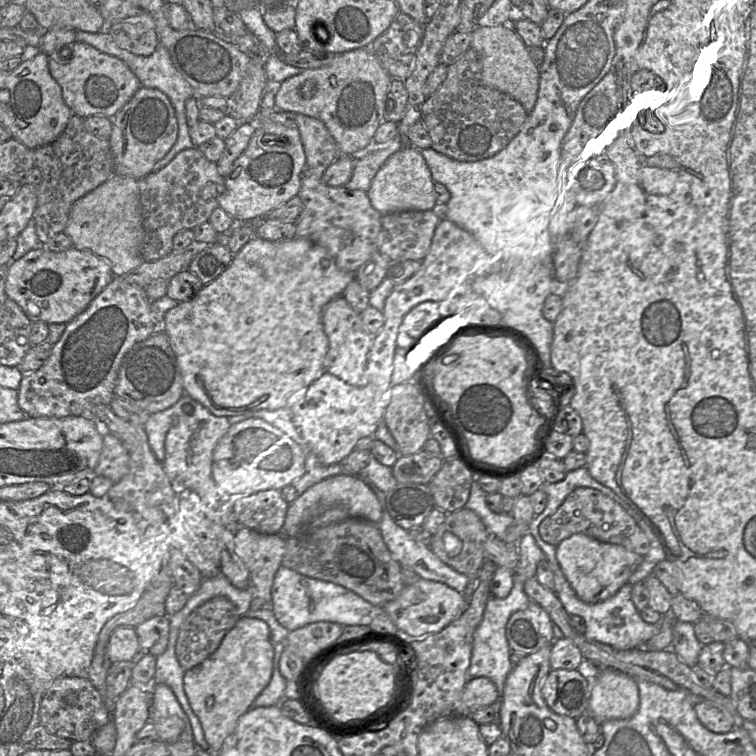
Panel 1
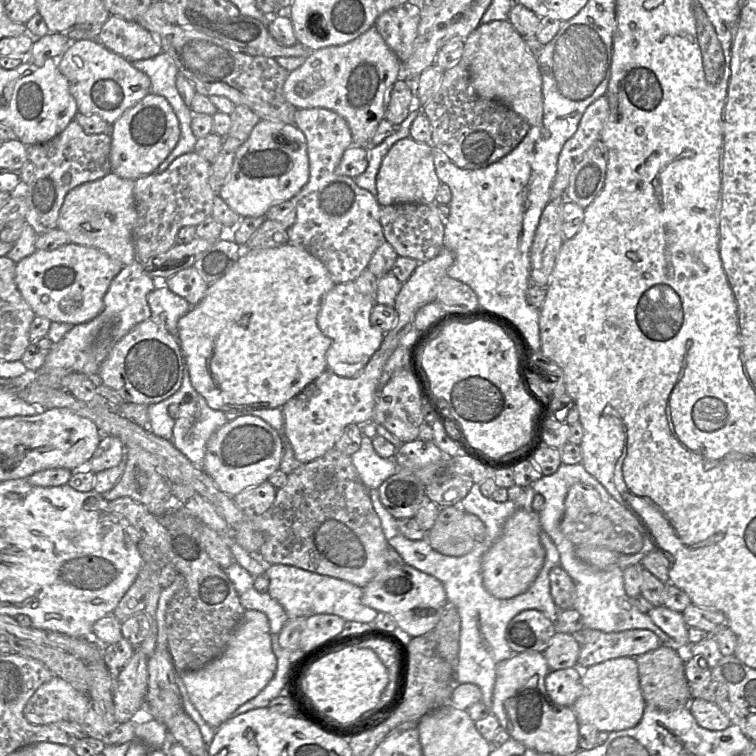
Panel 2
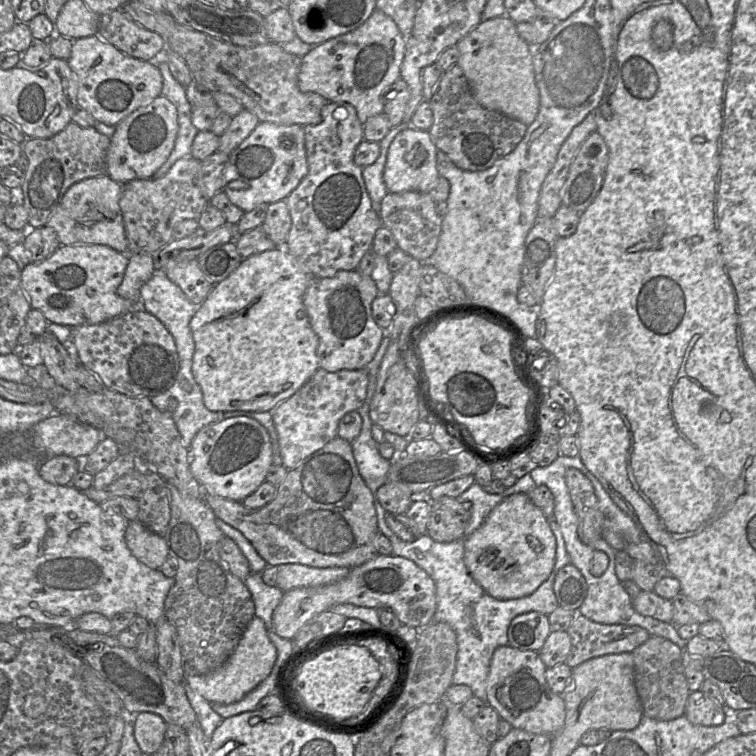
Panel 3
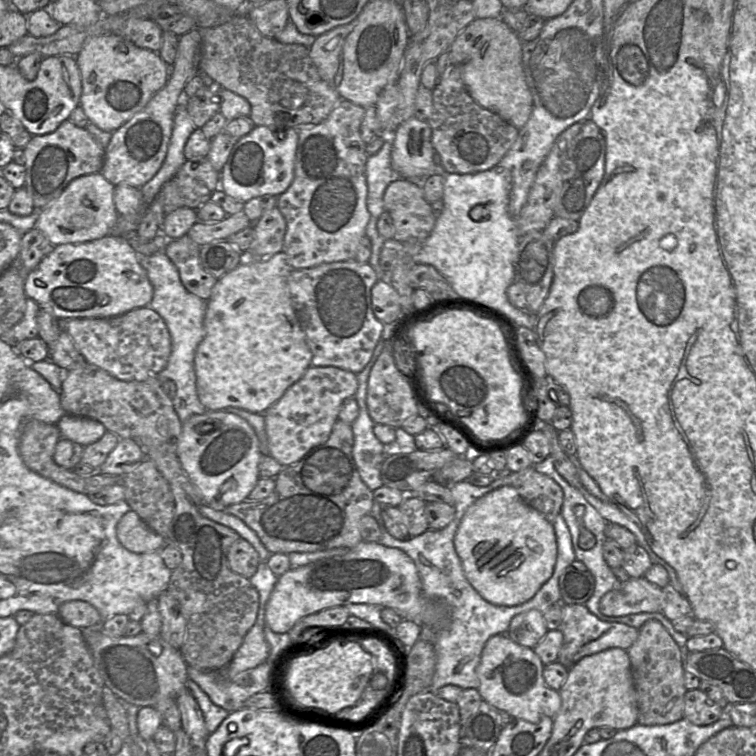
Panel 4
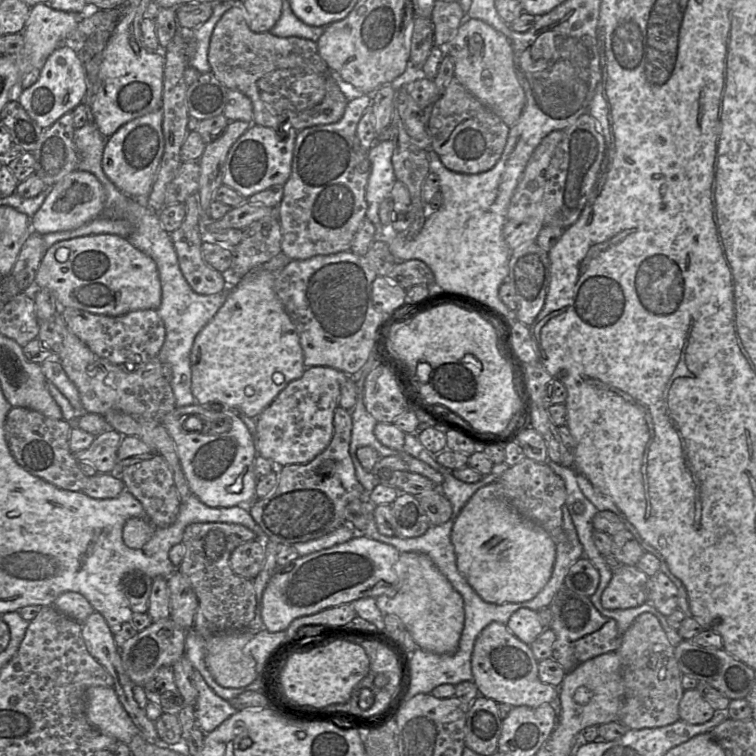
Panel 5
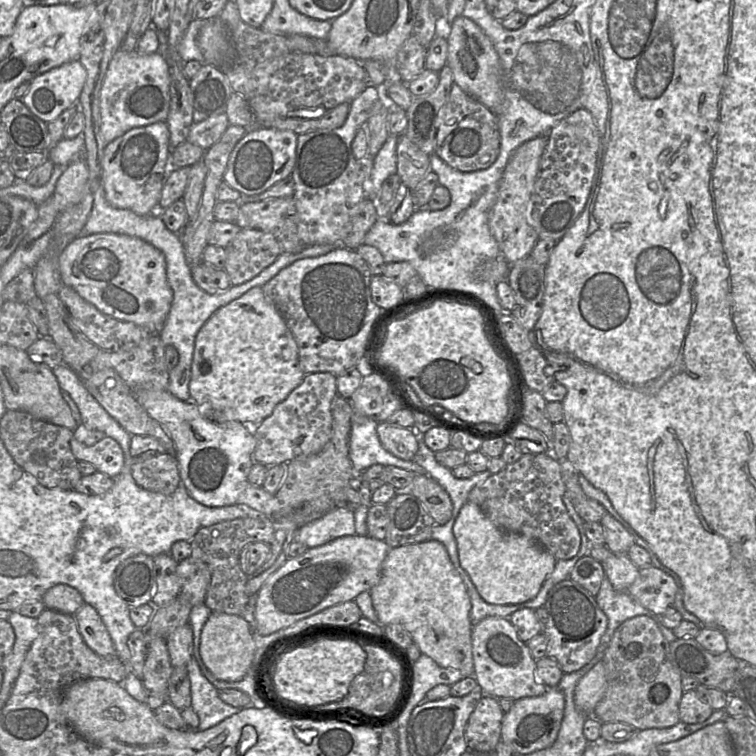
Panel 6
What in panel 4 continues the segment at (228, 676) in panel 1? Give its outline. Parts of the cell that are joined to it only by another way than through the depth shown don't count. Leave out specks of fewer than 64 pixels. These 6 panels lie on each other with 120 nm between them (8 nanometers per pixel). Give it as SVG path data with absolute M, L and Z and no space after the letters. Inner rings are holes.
M254 624L228 664L229 676L259 666L266 661L268 655L269 644L265 639L264 628Z

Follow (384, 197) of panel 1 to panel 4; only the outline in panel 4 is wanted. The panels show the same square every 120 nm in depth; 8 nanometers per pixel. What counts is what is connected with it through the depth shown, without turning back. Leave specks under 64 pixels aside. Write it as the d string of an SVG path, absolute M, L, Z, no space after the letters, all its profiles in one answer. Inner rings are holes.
M412 117L397 128L391 164L399 178L423 181L435 175L434 155L431 128L427 121Z

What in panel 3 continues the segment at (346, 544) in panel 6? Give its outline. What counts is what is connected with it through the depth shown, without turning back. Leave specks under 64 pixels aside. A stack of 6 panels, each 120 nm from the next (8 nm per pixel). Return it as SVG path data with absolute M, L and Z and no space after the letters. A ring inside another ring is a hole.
M377 555L351 568L346 577L335 583L285 592L273 612L273 630L278 636L292 640L308 620L337 604L389 609L403 625L422 629L433 621L436 612L436 586L432 578L413 561L400 556Z

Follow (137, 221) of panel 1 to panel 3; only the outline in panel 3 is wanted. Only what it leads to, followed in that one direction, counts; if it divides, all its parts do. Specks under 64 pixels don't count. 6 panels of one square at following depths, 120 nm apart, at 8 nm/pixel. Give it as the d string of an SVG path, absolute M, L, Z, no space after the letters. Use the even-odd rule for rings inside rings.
M109 175L76 182L66 191L46 226L56 231L61 245L101 244L128 254L128 240L119 205L123 186Z

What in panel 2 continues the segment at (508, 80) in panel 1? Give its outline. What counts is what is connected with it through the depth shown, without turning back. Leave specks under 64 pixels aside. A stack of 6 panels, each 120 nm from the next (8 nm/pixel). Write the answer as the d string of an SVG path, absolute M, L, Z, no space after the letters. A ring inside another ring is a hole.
M509 20L481 23L466 37L460 61L464 61L467 65L472 85L479 96L505 103L525 118L531 127L541 123L543 118L543 93L539 64L537 58L530 52L524 38L515 30Z

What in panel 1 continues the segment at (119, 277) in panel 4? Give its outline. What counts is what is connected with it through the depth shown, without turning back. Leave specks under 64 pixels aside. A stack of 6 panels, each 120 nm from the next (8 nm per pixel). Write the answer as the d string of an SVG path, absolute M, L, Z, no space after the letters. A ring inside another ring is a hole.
M41 246L19 260L11 261L5 291L31 322L68 323L89 306L114 276L111 266L89 250L73 247L54 252Z

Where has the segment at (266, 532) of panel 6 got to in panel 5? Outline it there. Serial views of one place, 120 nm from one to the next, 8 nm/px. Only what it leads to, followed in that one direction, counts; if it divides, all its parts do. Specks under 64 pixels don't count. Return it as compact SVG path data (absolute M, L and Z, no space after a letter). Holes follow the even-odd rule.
M193 523L186 527L182 539L185 554L177 570L187 578L197 596L198 608L192 629L204 639L249 629L256 609L254 587L252 580L233 572L229 559L236 547L255 539L256 534L241 524Z

